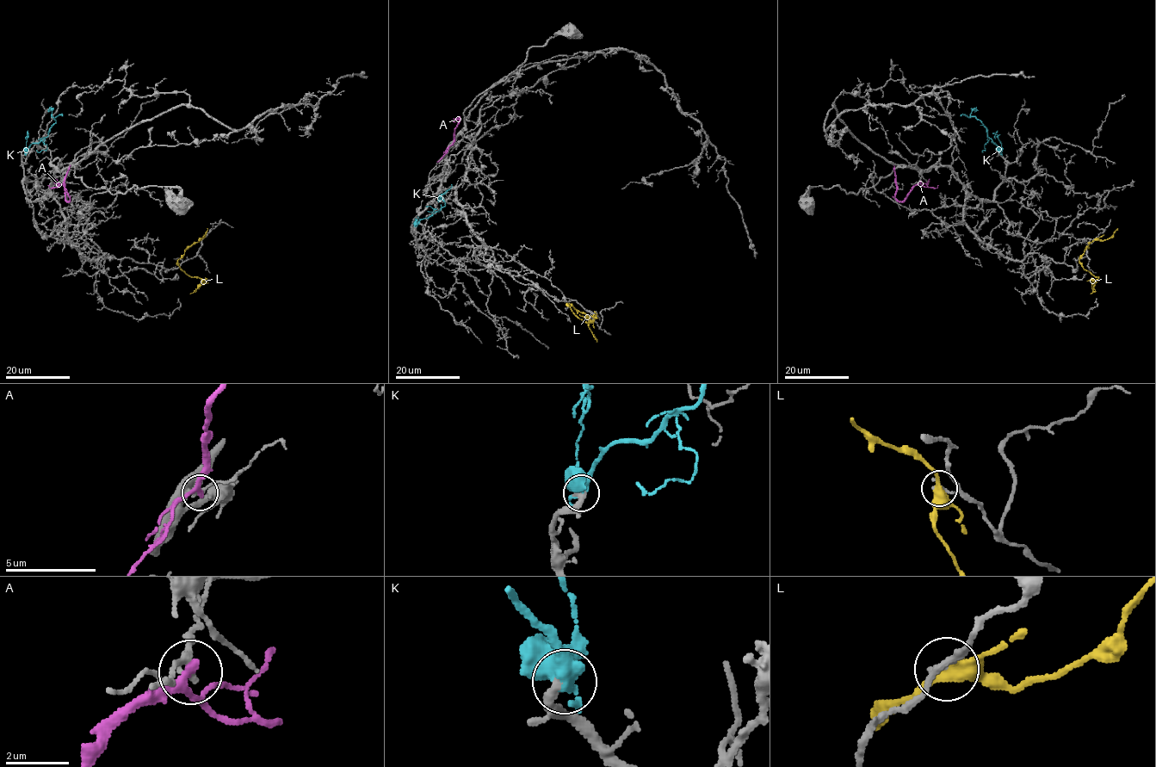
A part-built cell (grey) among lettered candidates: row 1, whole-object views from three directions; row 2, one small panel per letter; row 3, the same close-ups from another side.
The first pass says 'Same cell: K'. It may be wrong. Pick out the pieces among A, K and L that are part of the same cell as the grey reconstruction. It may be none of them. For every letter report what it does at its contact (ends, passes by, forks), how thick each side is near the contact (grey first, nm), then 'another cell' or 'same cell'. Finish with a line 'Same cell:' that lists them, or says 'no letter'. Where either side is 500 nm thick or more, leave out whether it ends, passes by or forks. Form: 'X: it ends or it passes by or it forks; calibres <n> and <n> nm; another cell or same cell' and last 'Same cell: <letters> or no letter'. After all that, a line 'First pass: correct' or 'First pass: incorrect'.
A: it passes by; calibres 170 and 260 nm; another cell
K: it forks; calibres 360 and 460 nm; same cell
L: it forks; calibres 180 and 360 nm; another cell
Same cell: K
First pass: correct

